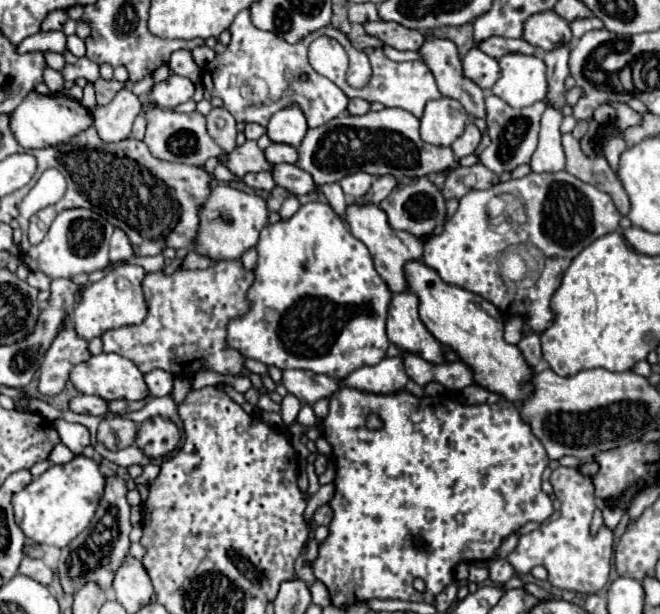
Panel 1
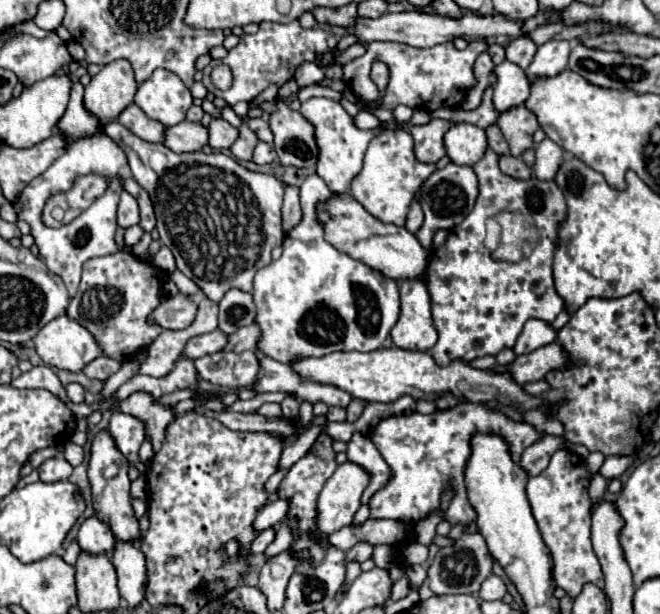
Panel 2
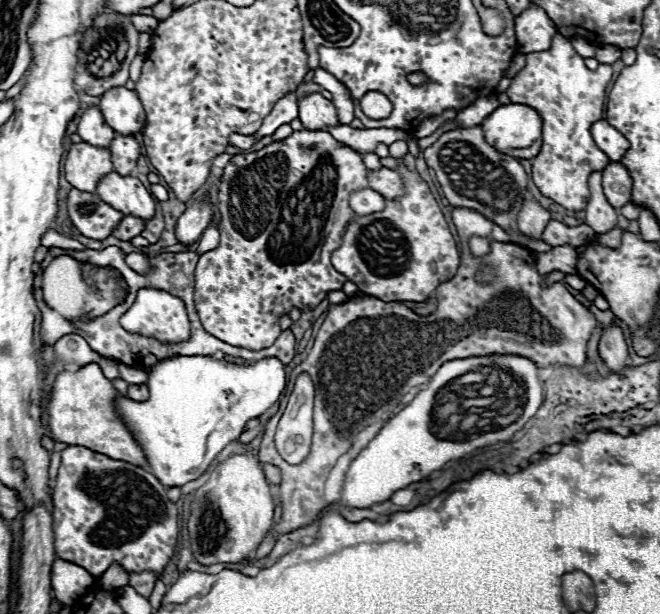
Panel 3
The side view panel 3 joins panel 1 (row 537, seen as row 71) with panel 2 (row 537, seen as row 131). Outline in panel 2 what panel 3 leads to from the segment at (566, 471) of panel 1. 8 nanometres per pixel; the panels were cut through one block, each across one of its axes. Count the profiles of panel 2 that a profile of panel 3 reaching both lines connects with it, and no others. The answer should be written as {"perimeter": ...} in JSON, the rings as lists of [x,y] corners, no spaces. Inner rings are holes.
{"perimeter":[[[560,448],[554,452],[548,468],[542,474],[530,478],[526,484],[526,494],[532,506],[534,520],[538,522],[544,544],[548,546],[554,560],[554,582],[570,596],[578,596],[584,584],[596,584],[602,590],[605,586],[600,564],[590,542],[590,480],[592,474],[588,472],[586,462],[578,454]]]}

